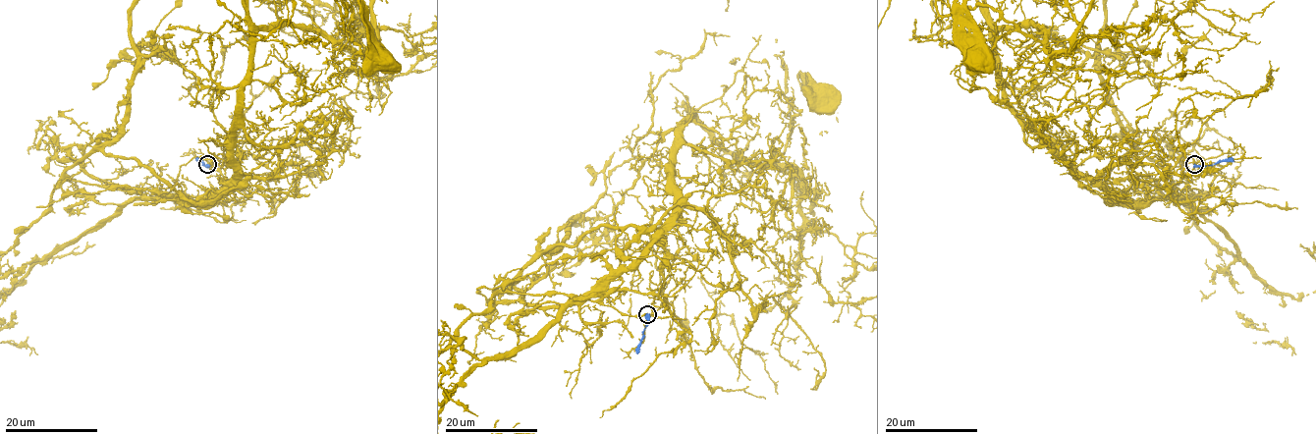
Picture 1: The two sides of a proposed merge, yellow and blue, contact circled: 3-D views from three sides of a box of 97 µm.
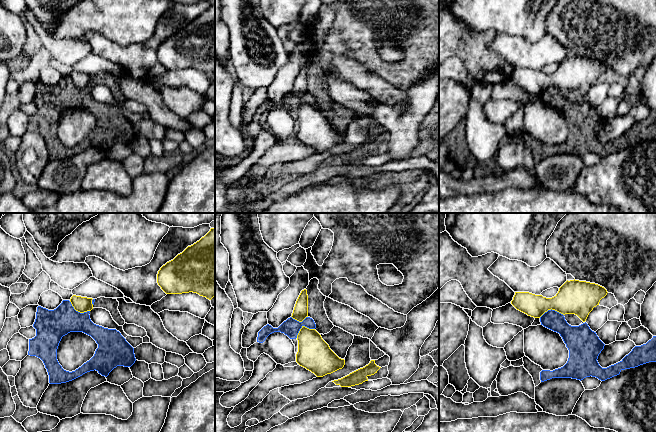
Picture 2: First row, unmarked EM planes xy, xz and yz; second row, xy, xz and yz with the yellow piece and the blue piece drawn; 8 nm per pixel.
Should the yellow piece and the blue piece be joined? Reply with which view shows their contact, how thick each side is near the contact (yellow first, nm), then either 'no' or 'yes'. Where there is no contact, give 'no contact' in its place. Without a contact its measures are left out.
meets yellow in xz; 260 nm thick on the yellow side, 140 nm on the other; no

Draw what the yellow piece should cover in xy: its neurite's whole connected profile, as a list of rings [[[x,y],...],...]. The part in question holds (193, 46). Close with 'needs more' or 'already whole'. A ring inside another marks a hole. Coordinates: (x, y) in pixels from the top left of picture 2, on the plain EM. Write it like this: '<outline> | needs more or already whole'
[[[215,4],[163,41],[158,47],[157,59],[166,70],[193,68],[211,76],[215,72]]] | already whole

